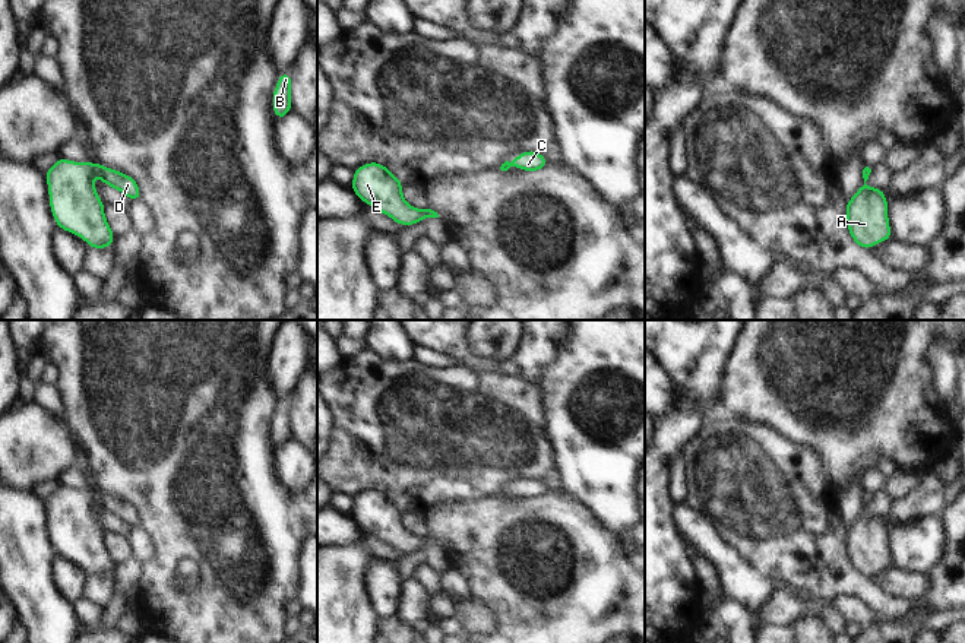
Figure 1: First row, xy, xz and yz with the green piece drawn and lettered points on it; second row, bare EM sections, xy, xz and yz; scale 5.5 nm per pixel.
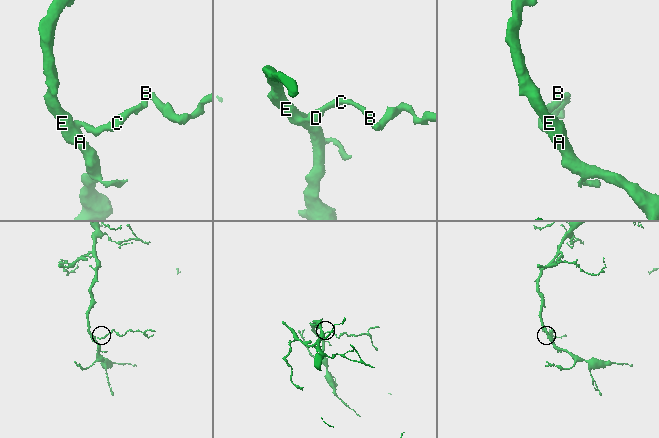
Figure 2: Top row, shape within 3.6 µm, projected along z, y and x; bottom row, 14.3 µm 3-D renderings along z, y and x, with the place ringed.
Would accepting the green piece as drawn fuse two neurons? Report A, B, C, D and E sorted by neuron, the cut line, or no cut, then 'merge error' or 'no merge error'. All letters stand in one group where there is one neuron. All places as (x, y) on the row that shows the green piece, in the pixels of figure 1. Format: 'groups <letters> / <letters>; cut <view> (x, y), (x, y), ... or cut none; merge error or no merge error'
groups A B C D E; cut none; no merge error

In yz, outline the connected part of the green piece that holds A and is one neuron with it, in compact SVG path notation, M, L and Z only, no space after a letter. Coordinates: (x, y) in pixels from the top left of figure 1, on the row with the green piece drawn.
M863 164L861 174L864 184L854 197L847 202L847 225L849 235L866 250L892 238L885 190L870 189L866 184L873 171L874 167Z

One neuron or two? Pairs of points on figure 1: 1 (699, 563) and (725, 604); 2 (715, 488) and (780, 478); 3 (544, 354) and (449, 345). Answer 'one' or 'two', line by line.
1: one
2: one
3: one

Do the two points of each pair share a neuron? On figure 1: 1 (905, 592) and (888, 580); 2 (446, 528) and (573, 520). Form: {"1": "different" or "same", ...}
{"1": "same", "2": "same"}

